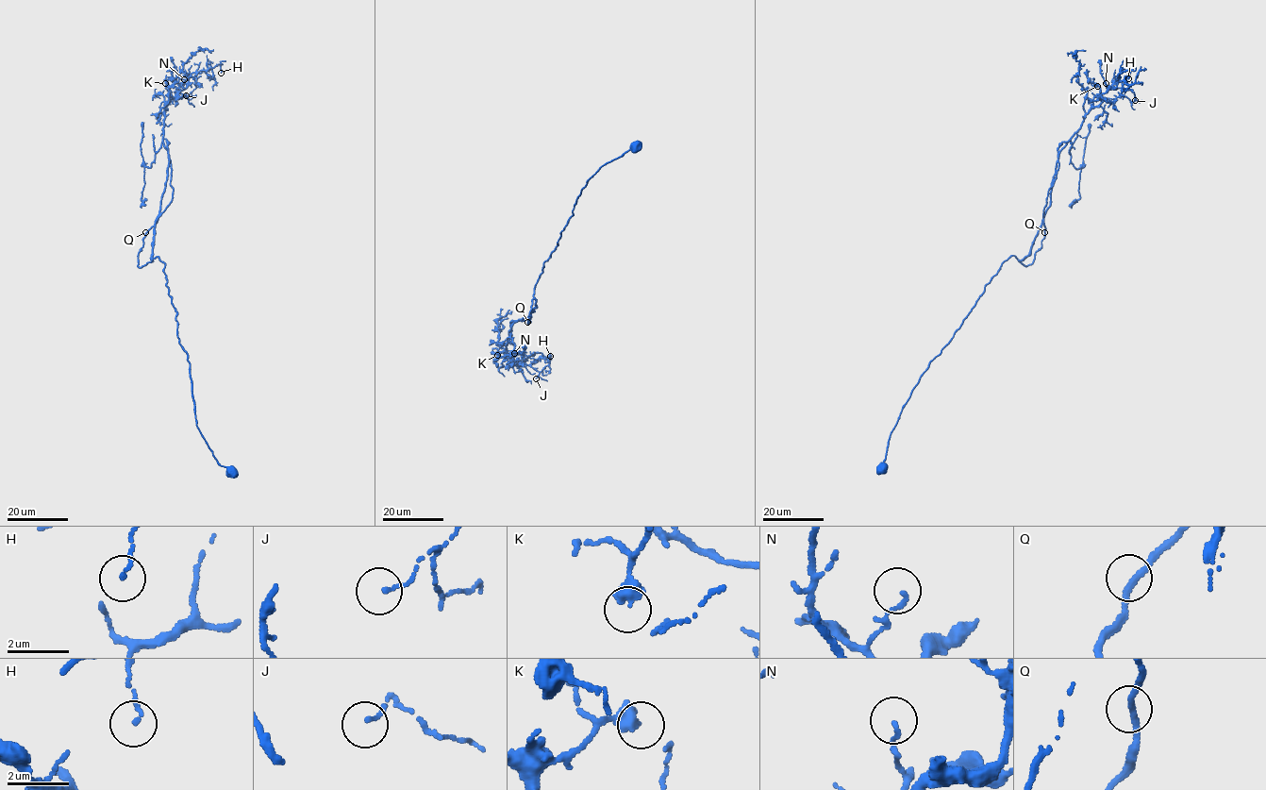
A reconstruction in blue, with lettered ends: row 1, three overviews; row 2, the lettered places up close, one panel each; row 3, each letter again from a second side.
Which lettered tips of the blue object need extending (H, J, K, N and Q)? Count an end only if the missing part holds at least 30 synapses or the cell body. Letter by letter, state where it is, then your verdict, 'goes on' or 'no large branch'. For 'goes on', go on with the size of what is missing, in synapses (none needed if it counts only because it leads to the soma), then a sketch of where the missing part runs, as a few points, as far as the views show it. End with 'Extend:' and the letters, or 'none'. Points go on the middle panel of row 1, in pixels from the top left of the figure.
H: at (550, 356); no large branch
J: at (536, 378); no large branch
K: at (497, 355); no large branch
N: at (514, 353); no large branch
Q: at (527, 322); no large branch
Extend: none

